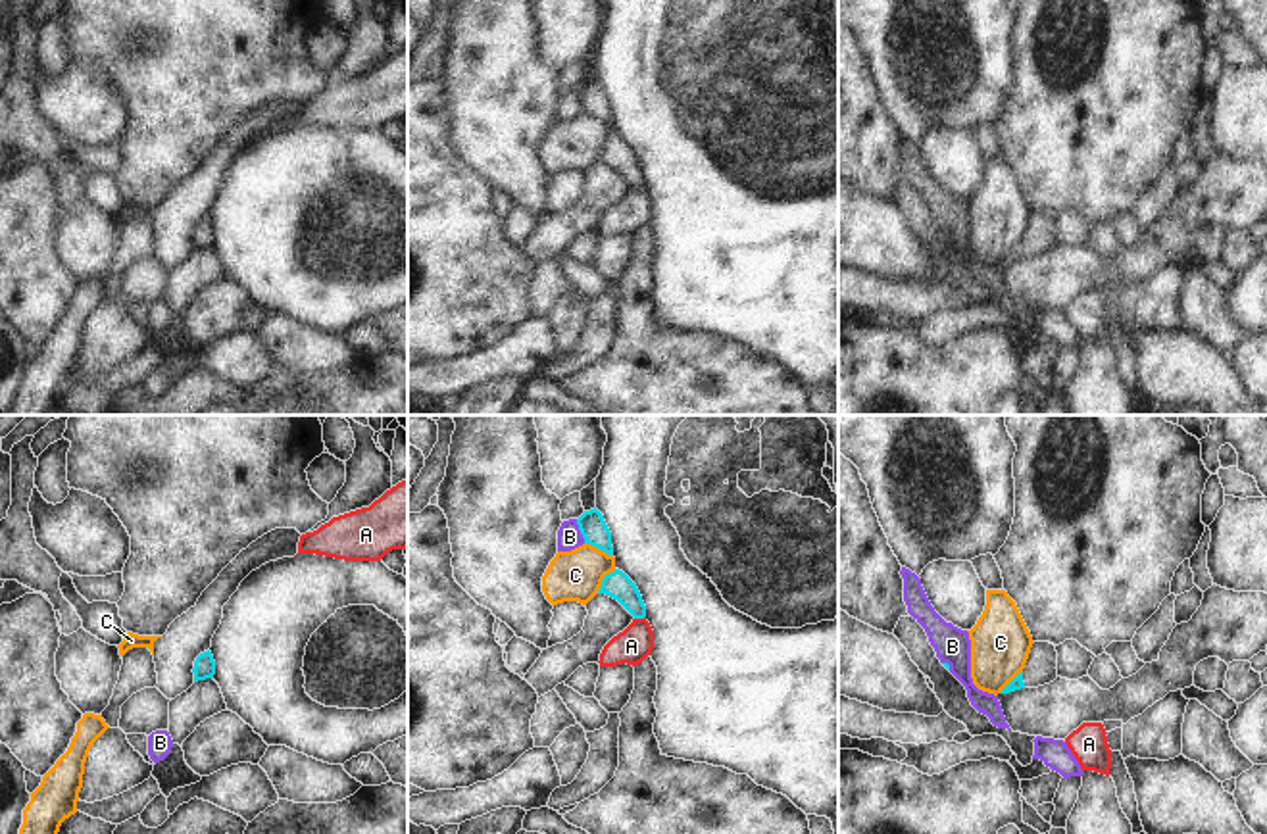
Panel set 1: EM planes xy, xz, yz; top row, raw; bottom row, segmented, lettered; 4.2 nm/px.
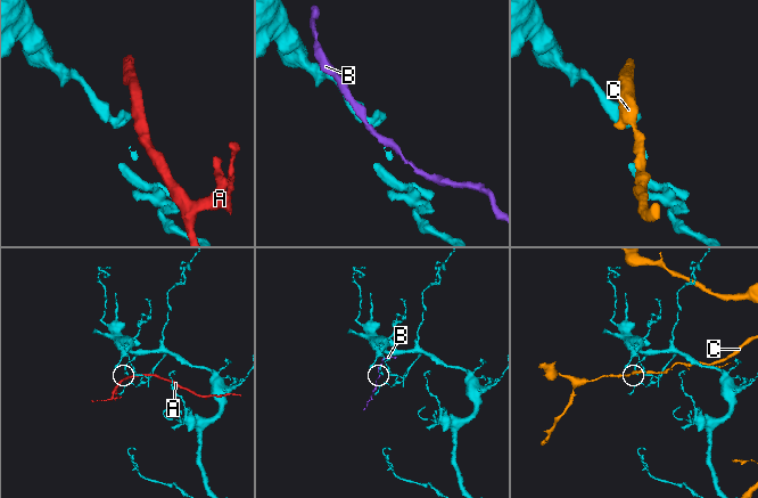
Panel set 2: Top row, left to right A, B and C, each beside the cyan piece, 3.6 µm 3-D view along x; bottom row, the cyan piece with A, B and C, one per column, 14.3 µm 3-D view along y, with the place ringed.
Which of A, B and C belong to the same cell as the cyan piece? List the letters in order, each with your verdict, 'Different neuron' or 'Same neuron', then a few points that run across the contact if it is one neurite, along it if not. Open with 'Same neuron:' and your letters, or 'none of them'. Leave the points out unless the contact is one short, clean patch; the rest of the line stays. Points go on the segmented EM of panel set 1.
Same neuron: none of them
A: Different neuron
B: Different neuron
C: Different neuron. Line: xz (585, 542), (612, 556).

